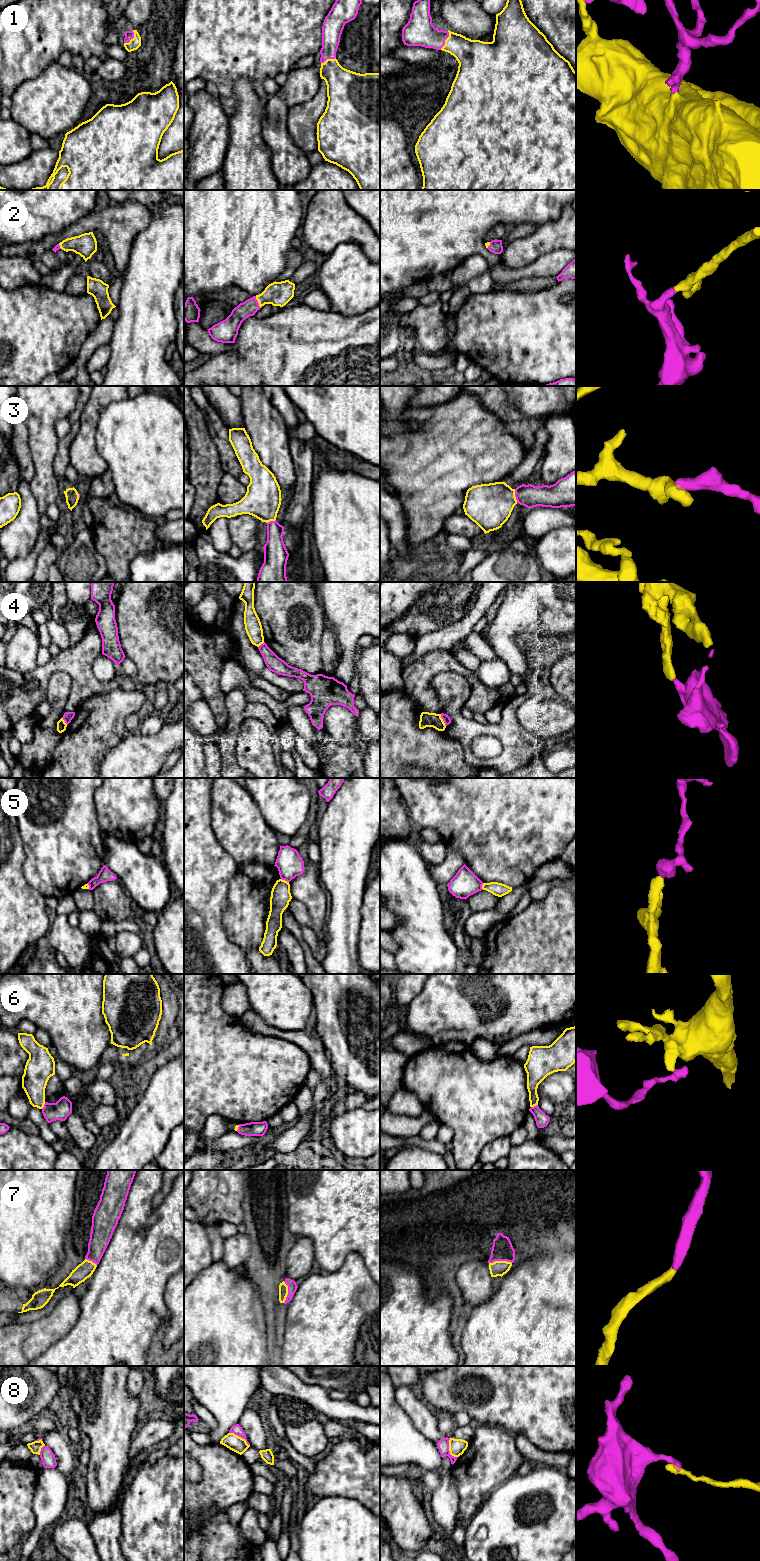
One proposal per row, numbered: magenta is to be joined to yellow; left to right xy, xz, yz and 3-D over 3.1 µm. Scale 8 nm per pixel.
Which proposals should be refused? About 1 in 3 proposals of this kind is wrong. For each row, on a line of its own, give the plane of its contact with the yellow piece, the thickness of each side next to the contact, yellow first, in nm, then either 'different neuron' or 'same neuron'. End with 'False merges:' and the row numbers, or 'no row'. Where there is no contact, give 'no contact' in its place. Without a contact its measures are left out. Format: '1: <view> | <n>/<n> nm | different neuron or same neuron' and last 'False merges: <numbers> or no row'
1: yz | 260/240 nm | same neuron
2: xz | 190/130 nm | same neuron
3: yz | 360/180 nm | same neuron
4: yz | 120/60 nm | different neuron
5: xz | 160/220 nm | different neuron
6: xy | 200/150 nm | different neuron
7: yz | 130/180 nm | same neuron
8: yz | 130/100 nm | different neuron
False merges: 4, 5, 6, 8

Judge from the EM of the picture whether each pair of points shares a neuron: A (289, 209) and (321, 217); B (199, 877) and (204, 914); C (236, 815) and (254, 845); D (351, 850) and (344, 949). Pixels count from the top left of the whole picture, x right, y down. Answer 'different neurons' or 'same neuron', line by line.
A: different neurons
B: same neuron
C: same neuron
D: same neuron

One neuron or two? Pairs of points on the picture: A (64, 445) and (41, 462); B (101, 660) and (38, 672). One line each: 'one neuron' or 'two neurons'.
A: two neurons
B: two neurons

